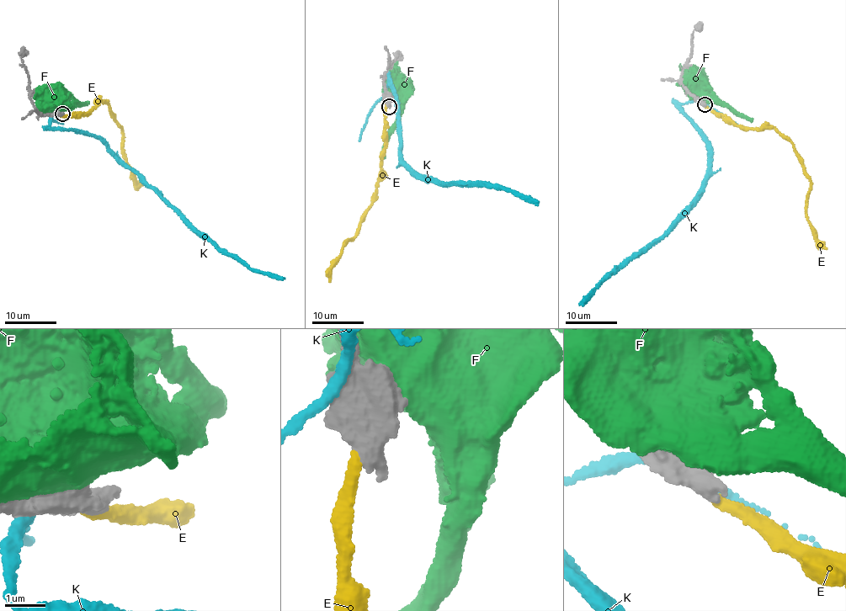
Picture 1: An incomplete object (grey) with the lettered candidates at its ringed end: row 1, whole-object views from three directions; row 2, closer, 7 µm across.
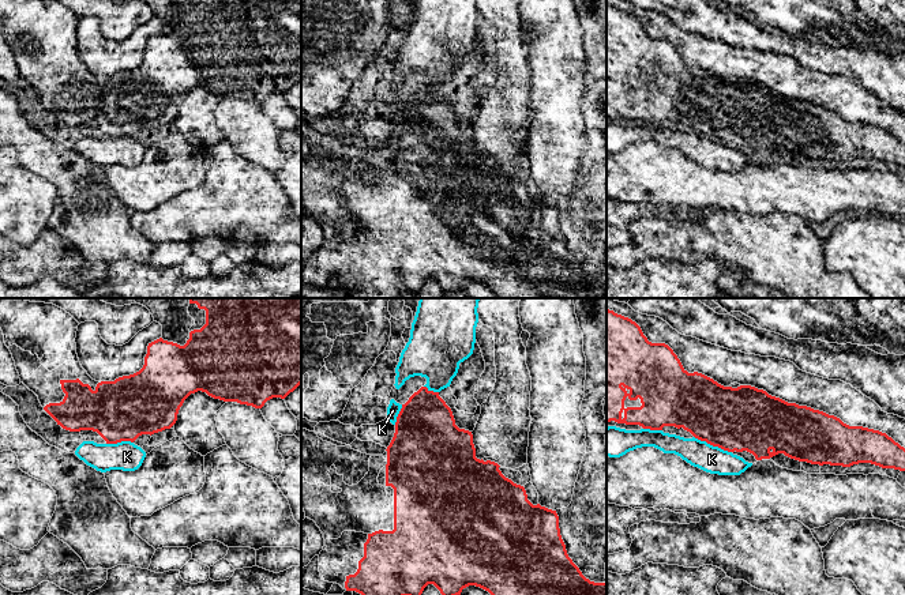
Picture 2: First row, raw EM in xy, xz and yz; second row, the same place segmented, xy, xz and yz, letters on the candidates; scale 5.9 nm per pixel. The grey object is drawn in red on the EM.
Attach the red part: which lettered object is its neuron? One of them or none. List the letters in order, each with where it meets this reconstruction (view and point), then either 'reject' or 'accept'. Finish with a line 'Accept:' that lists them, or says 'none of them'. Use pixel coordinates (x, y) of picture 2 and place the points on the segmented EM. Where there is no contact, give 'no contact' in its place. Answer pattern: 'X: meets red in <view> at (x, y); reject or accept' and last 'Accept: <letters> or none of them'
E: no contact; reject
F: no contact; reject
K: meets red in yz at (713, 445); reject
Accept: none of them

